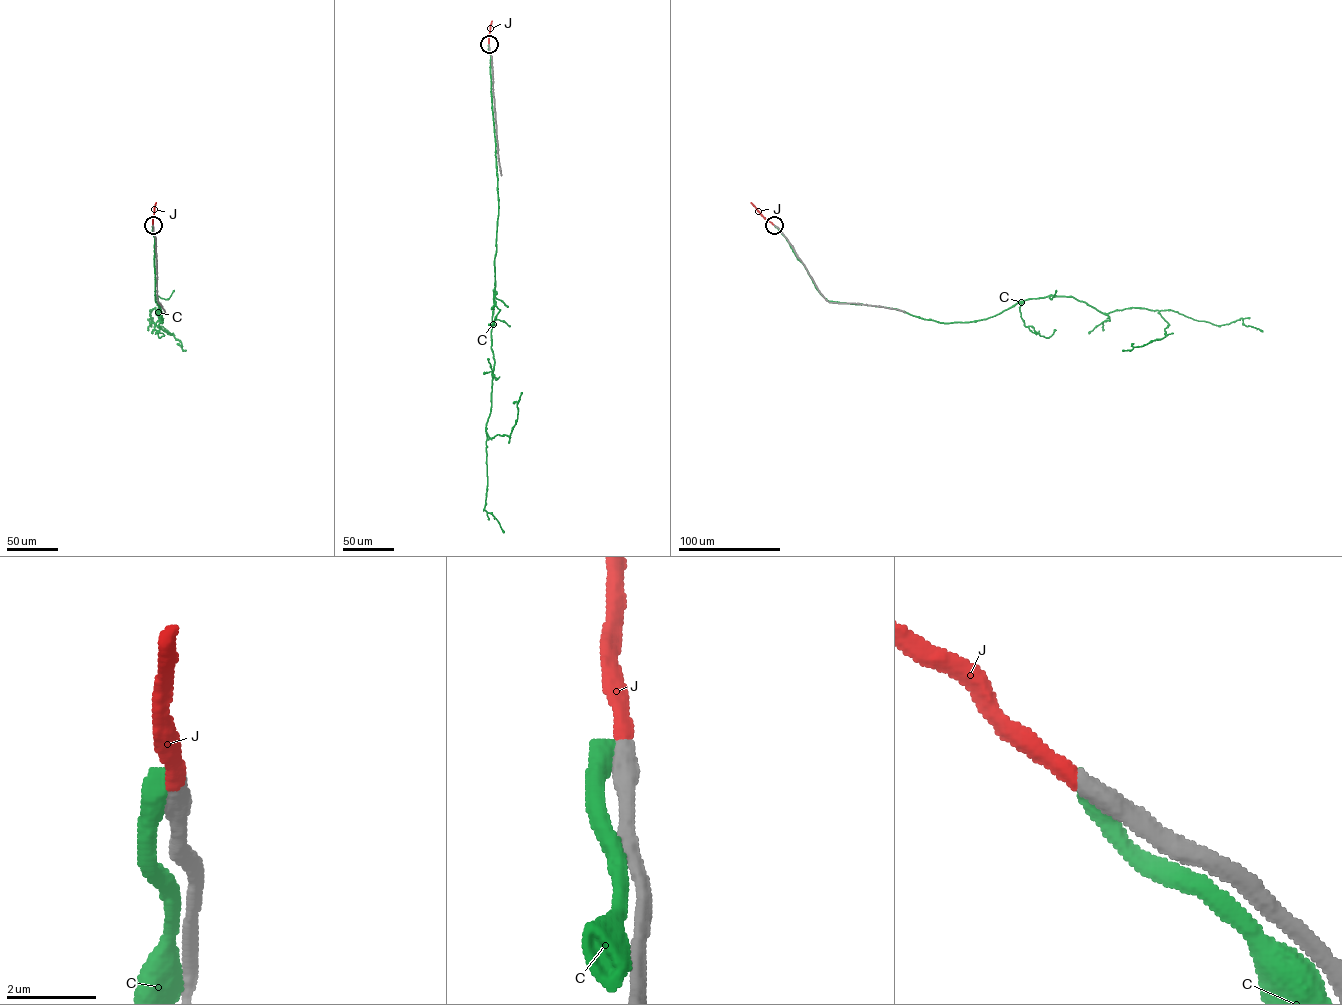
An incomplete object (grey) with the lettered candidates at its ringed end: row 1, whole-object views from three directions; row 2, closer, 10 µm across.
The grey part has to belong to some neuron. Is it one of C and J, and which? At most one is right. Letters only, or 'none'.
J

